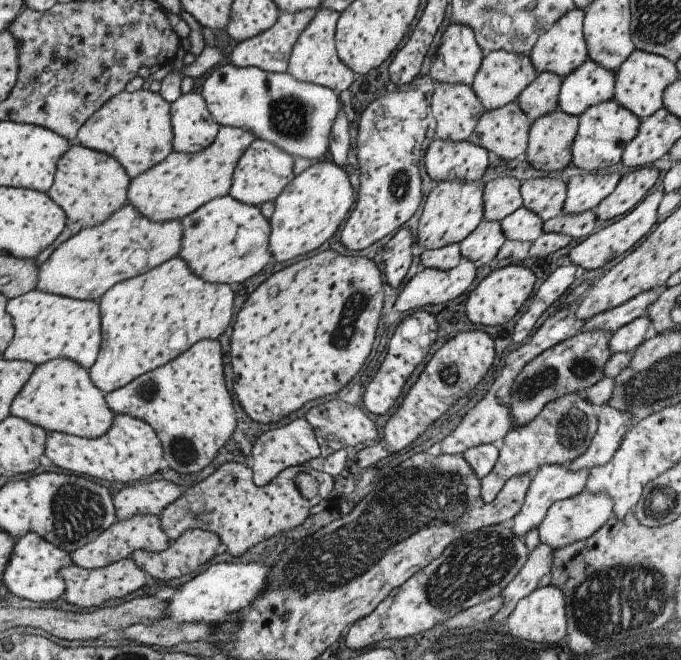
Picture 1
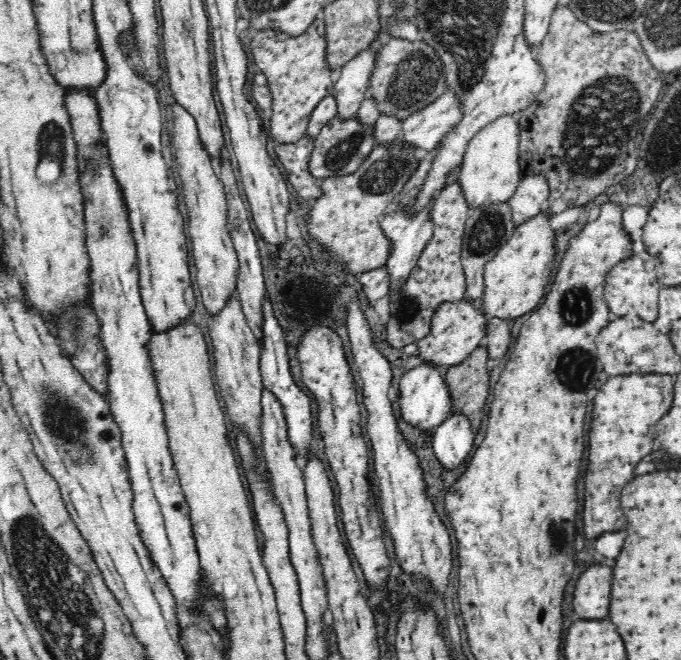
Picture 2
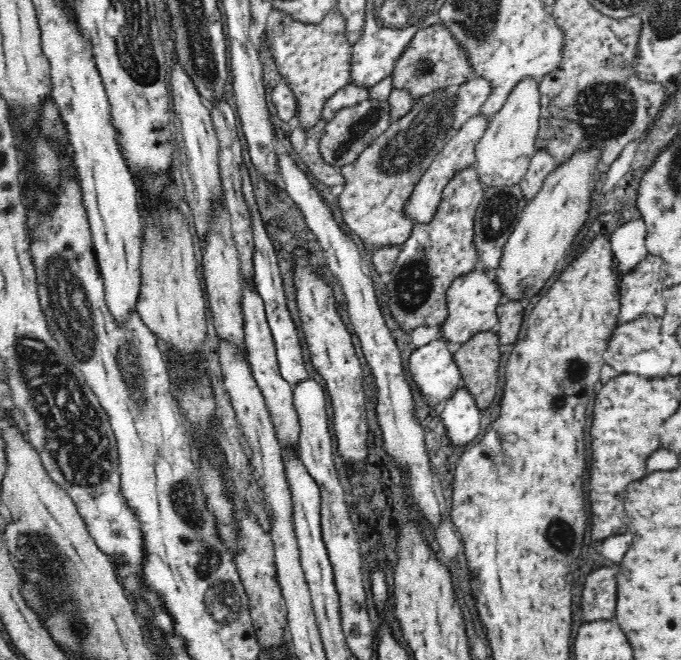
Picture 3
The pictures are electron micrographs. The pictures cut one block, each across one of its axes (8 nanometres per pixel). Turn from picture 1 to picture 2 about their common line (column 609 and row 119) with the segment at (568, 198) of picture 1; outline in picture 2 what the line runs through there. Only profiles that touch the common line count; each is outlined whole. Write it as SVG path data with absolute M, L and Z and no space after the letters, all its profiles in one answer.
M177 104L172 108L172 116L172 146L176 155L176 174L180 174L176 178L180 178L184 202L188 208L189 247L194 256L196 284L209 318L216 318L226 308L228 300L237 296L236 274L239 261L227 228L226 196L218 174L213 171L212 161L198 143L194 119Z

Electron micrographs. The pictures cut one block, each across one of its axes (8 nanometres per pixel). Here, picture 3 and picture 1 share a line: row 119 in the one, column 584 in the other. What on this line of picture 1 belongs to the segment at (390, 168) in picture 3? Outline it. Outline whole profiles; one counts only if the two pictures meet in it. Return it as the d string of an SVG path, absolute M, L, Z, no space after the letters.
M579 392L563 394L547 402L531 422L527 422L525 426L509 429L497 444L497 460L493 468L480 479L480 496L483 504L489 504L496 497L508 478L532 474L543 464L571 463L587 450L596 426L597 418L593 414L591 402L579 396Z

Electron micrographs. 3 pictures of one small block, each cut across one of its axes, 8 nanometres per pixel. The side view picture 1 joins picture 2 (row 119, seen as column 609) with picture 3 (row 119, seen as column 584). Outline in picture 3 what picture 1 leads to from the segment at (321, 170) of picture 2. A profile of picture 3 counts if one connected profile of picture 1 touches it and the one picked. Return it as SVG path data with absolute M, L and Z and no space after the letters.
M366 99L351 107L342 108L329 120L319 141L319 152L328 165L334 167L354 164L358 156L371 146L391 125L390 105L388 101L370 101Z

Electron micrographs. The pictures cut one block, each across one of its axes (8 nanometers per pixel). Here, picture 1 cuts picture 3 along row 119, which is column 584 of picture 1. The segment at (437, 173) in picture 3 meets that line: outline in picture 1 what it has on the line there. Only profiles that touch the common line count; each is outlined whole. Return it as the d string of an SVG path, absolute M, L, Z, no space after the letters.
M543 464L532 473L531 482L527 487L523 504L517 516L511 519L511 532L515 536L522 538L524 534L527 534L531 528L536 528L543 520L546 510L559 499L565 500L571 498L575 494L583 491L585 488L585 482L587 482L587 475L589 474L589 468L581 468L581 470L569 470L569 466L563 464Z

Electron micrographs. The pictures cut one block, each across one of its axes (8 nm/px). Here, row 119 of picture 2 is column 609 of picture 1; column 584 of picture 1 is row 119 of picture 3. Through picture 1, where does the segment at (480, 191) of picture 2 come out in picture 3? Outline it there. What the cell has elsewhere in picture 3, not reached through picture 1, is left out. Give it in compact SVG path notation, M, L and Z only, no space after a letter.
M524 79L515 84L504 106L488 121L488 127L482 139L475 147L474 169L478 181L484 190L516 186L528 170L530 160L537 152L537 140L540 120L540 93L538 82Z

